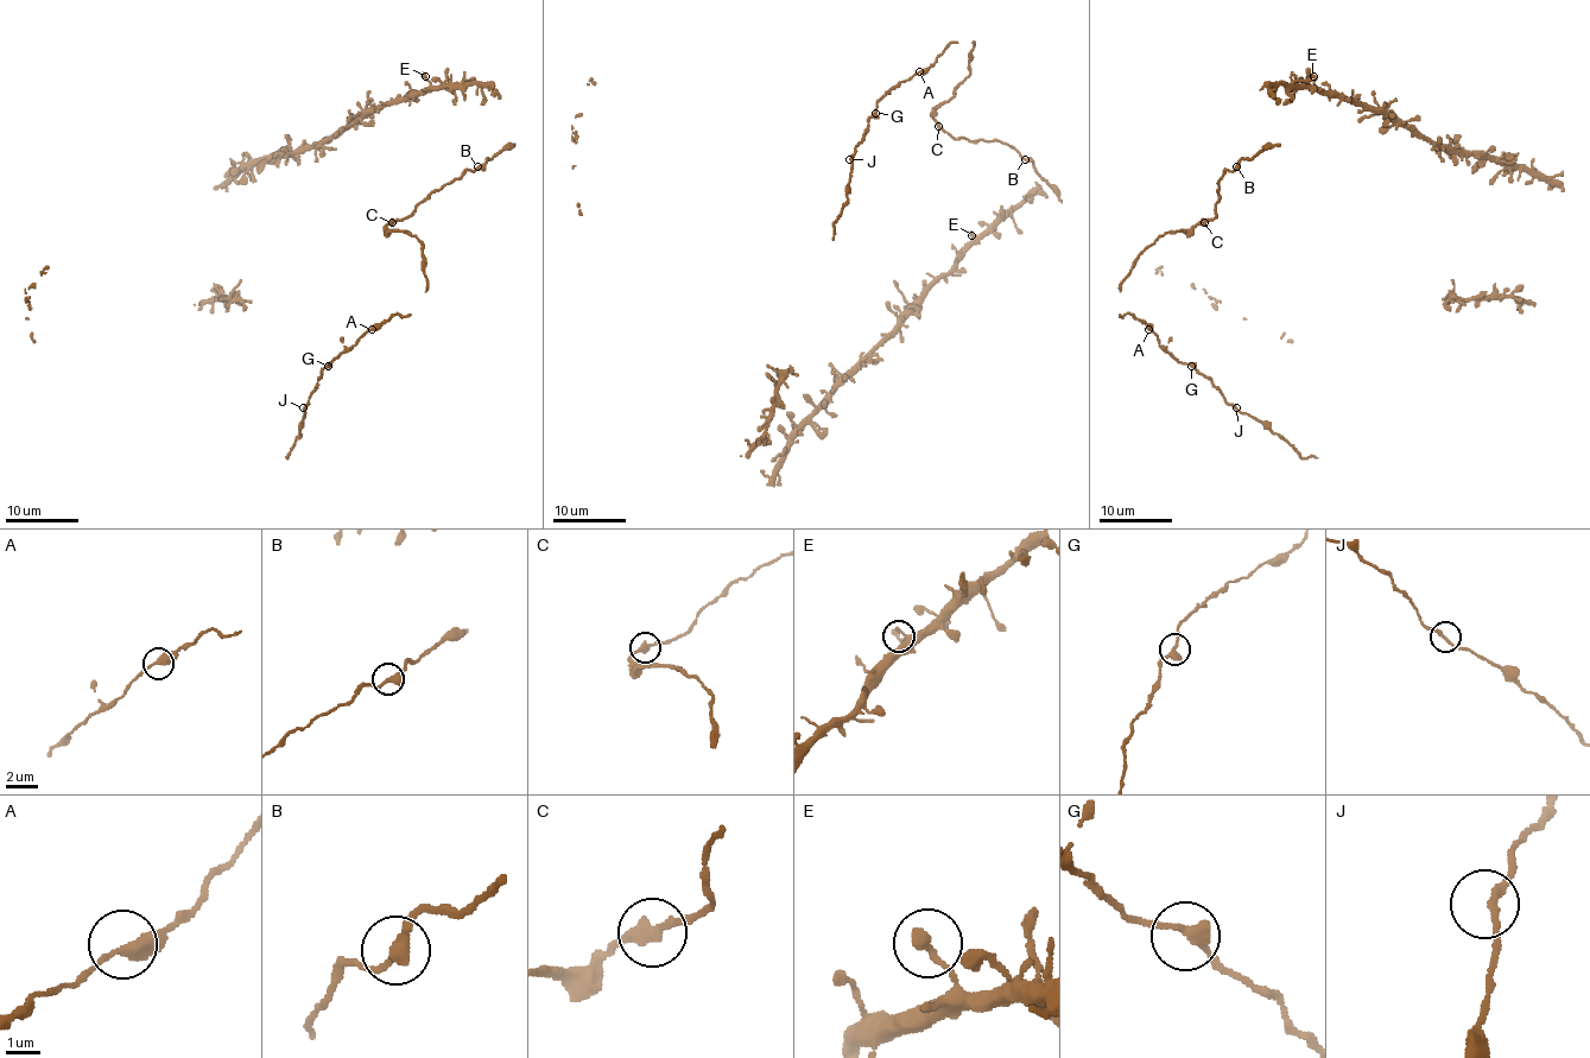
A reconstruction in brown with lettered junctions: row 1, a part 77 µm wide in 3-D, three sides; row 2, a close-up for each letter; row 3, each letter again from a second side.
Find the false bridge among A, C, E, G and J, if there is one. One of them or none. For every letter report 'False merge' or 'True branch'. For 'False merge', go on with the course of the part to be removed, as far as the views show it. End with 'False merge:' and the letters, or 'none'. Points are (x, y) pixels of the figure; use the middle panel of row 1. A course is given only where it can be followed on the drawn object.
A: True branch
C: True branch
E: True branch
G: True branch
J: True branch
False merge: none

